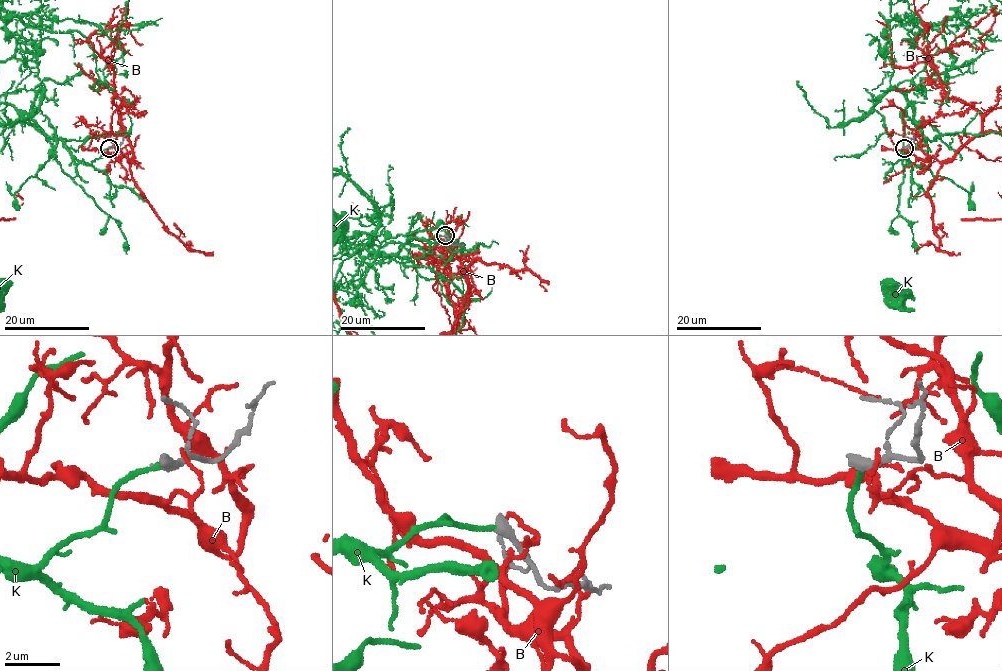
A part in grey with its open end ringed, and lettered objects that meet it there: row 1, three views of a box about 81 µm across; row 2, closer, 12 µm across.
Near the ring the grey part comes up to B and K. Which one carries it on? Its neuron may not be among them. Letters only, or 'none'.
K

